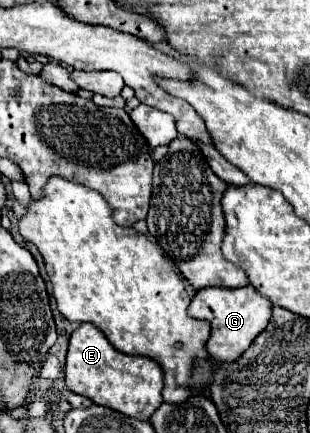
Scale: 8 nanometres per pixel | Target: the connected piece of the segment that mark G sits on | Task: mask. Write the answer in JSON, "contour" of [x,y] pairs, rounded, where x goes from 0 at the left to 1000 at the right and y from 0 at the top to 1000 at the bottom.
{"contour":[[[813,661],[645,665],[606,707],[606,725],[619,734],[652,734],[652,739],[671,739],[684,748],[684,771],[677,771],[677,785],[665,794],[684,831],[632,836],[626,864],[619,864],[619,901],[639,905],[645,896],[677,891],[677,878],[716,836],[768,827],[768,818],[781,818],[819,790],[819,776],[832,767],[845,767],[845,758],[858,758],[858,748],[877,730],[877,702],[845,679],[832,679],[832,670]]]}

